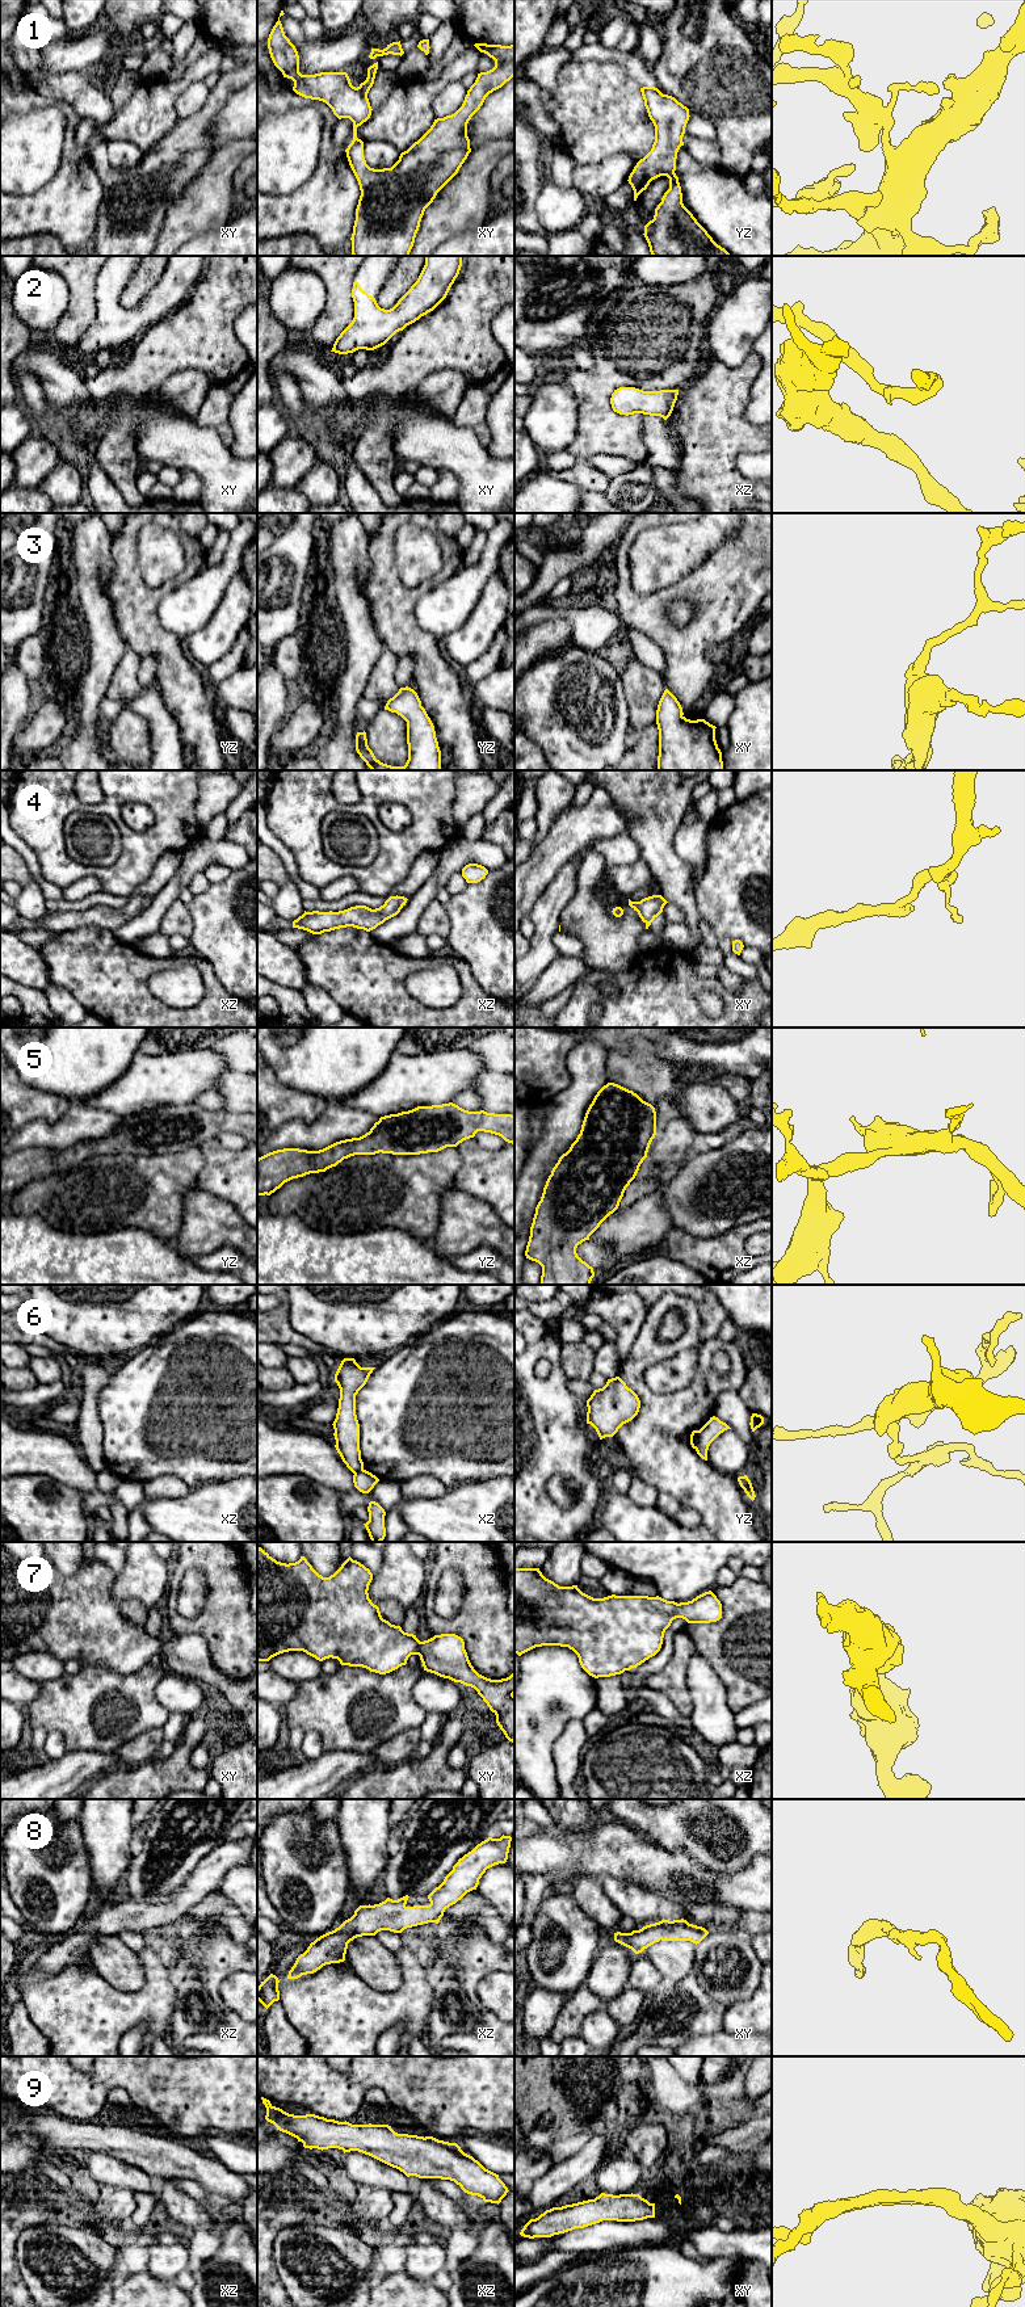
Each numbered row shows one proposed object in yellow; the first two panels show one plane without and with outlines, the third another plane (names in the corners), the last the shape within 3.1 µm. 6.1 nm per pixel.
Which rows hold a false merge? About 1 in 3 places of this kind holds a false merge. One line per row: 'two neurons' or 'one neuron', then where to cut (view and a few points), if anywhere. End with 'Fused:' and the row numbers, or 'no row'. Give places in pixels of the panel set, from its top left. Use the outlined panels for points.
1: one neuron | no cut
2: one neuron | no cut
3: one neuron | no cut
4: one neuron | no cut
5: one neuron | no cut
6: two neurons | yz (700, 1431), (696, 1449)
7: one neuron | no cut
8: one neuron | no cut
9: one neuron | no cut
Fused: 6

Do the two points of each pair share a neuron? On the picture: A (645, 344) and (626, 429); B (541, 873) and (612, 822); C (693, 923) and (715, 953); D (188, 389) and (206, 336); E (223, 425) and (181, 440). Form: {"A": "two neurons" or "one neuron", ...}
{"A": "one neuron", "B": "one neuron", "C": "two neurons", "D": "two neurons", "E": "two neurons"}

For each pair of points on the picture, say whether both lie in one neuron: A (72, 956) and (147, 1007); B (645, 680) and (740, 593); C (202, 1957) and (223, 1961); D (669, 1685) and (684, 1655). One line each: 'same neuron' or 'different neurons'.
A: same neuron
B: different neurons
C: same neuron
D: same neuron

